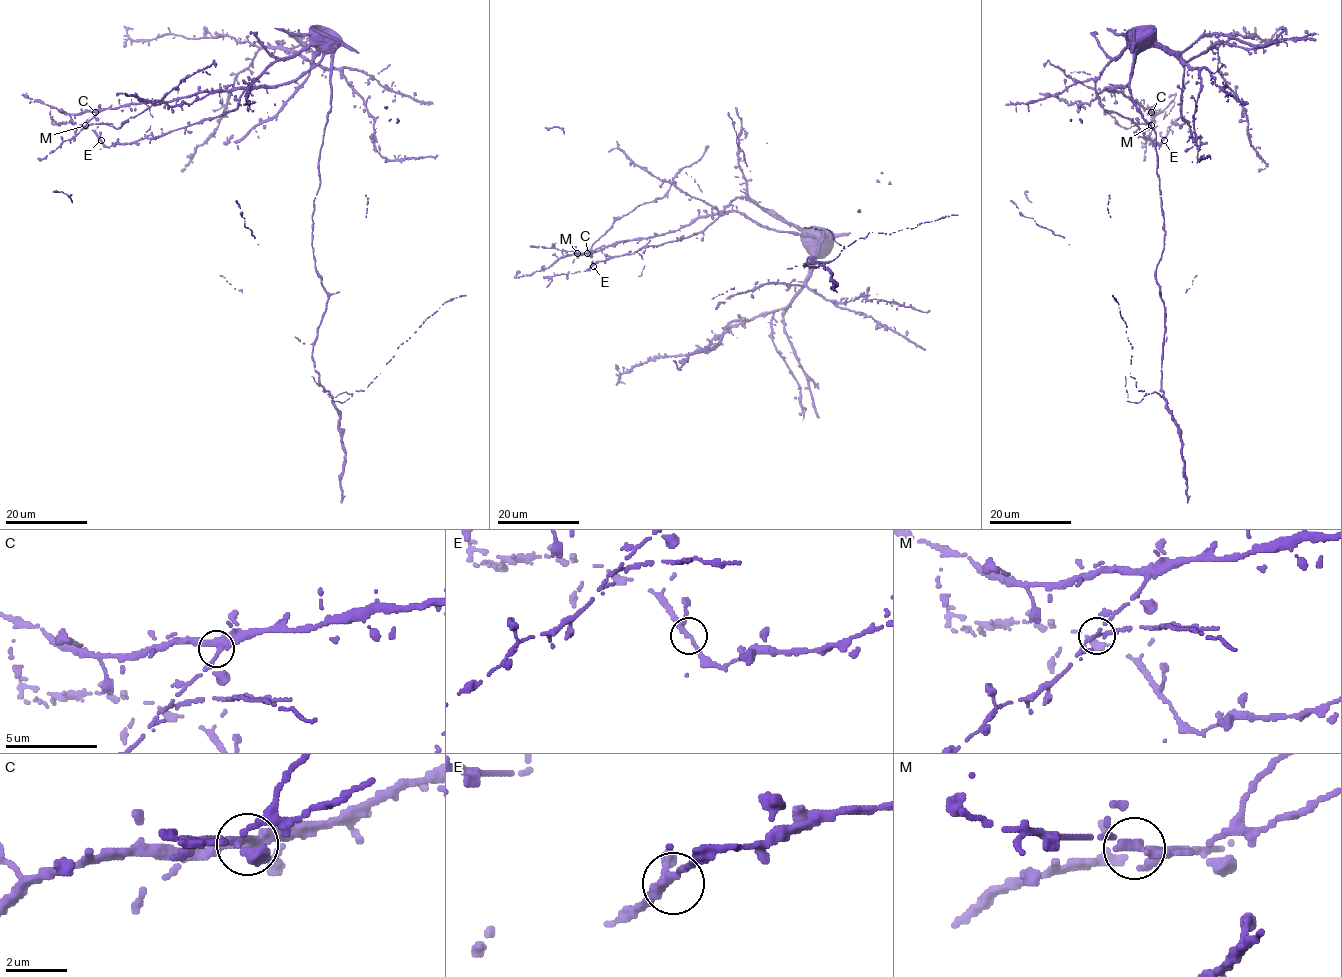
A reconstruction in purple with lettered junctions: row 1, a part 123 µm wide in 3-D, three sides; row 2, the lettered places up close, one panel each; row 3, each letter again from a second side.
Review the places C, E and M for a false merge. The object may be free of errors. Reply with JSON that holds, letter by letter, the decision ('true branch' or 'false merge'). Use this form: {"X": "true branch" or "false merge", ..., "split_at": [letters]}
{"C": "true branch", "E": "true branch", "M": "false merge", "split_at": ["M"]}

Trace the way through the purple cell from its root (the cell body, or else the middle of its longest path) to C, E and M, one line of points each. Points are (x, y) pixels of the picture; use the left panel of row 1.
C: (331, 104), (331, 54), (326, 53), (296, 79), (282, 84), (199, 91), (174, 100), (131, 103), (95, 112)
E: (331, 104), (331, 54), (309, 45), (272, 62), (231, 110), (130, 143), (106, 146), (101, 140)
M: (331, 104), (331, 54), (326, 53), (296, 79), (282, 84), (199, 91), (169, 101), (104, 108), (85, 126)

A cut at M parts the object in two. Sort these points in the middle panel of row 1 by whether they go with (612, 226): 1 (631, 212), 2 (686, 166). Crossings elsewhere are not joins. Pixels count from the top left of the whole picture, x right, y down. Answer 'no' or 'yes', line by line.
1: yes
2: yes

